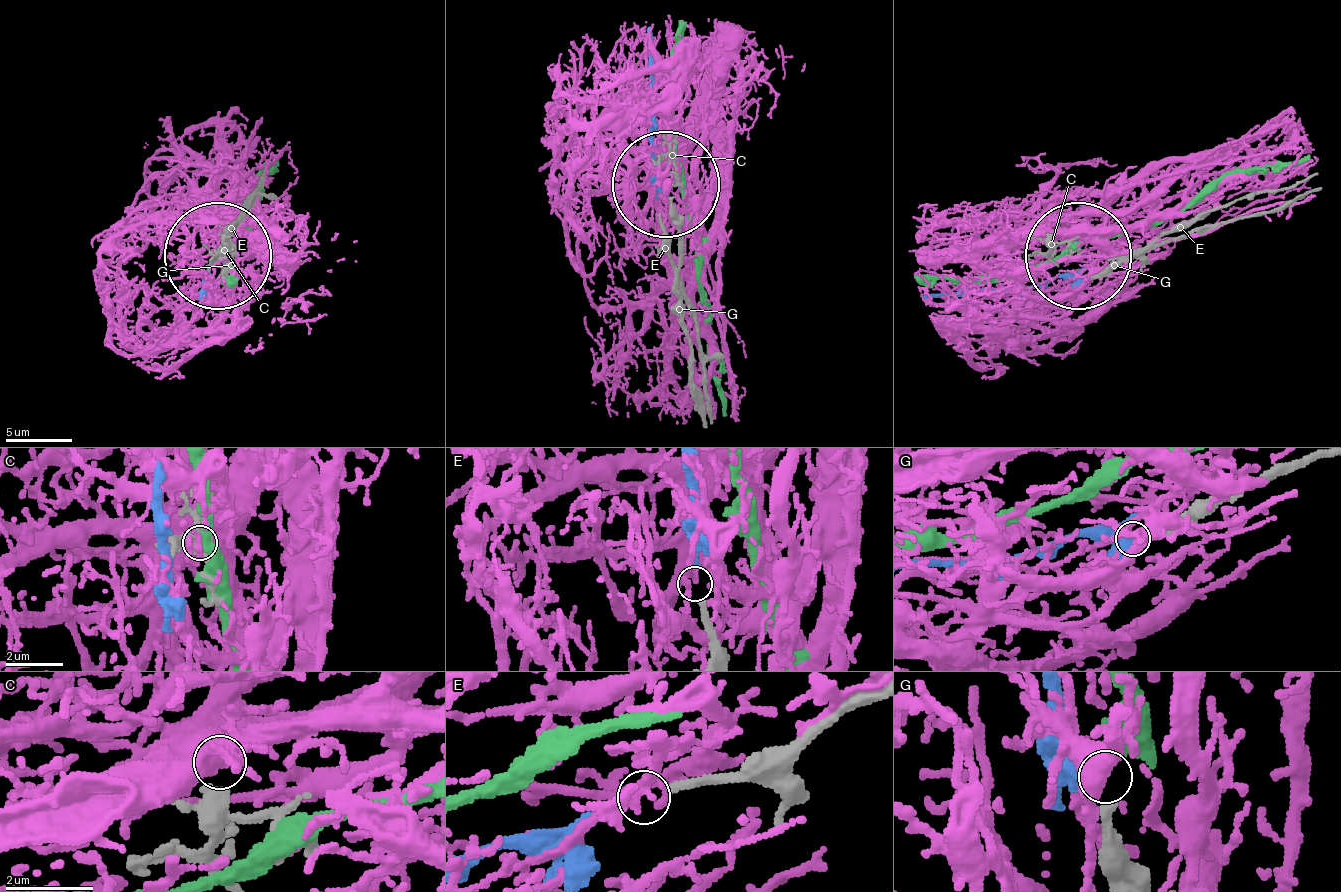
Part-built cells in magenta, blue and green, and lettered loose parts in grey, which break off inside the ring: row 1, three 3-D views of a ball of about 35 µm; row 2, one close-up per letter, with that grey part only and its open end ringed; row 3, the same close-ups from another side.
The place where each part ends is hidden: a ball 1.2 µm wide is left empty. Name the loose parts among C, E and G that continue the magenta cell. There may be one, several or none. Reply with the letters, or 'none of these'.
C

